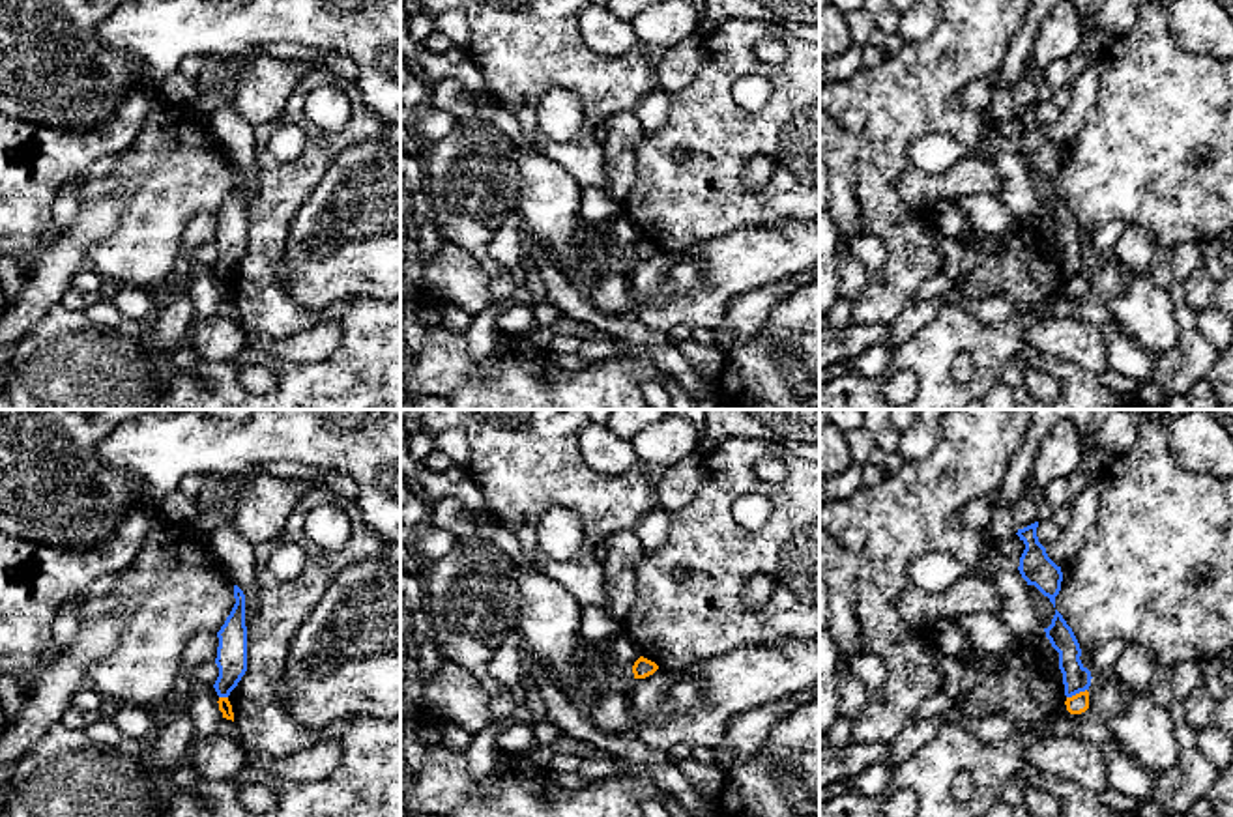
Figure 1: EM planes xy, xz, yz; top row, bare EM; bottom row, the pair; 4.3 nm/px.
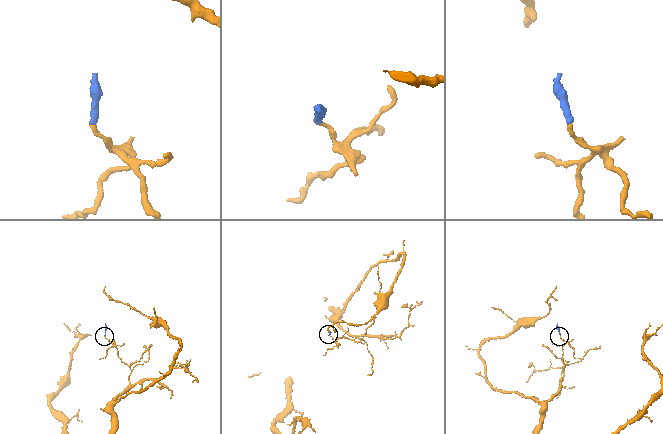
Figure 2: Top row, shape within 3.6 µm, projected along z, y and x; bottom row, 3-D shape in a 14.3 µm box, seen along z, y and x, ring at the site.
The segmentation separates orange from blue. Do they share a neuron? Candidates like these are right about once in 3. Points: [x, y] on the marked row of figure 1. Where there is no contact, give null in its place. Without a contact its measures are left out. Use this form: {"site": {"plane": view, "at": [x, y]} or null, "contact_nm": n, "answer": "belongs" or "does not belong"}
{"site": {"plane": "yz", "at": [1076, 694]}, "contact_nm": 100, "answer": "does not belong"}

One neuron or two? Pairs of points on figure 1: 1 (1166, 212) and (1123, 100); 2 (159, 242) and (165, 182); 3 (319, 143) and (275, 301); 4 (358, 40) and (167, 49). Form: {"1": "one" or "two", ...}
{"1": "one", "2": "one", "3": "one", "4": "one"}

